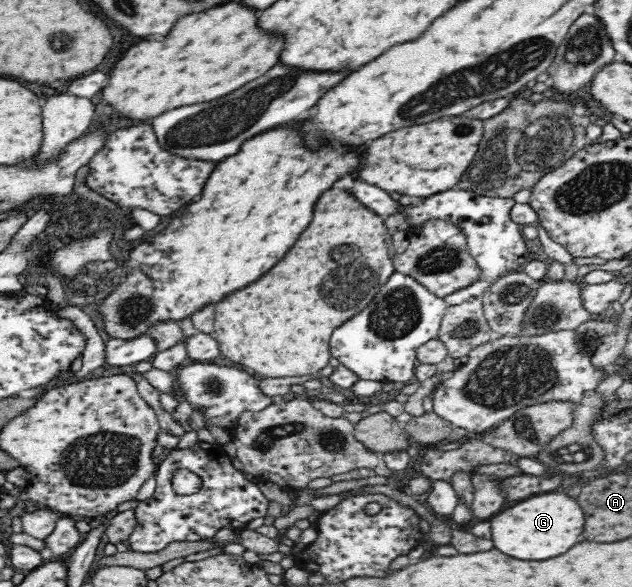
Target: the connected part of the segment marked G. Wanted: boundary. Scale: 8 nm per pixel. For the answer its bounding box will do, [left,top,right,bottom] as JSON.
[491,492,583,560]

